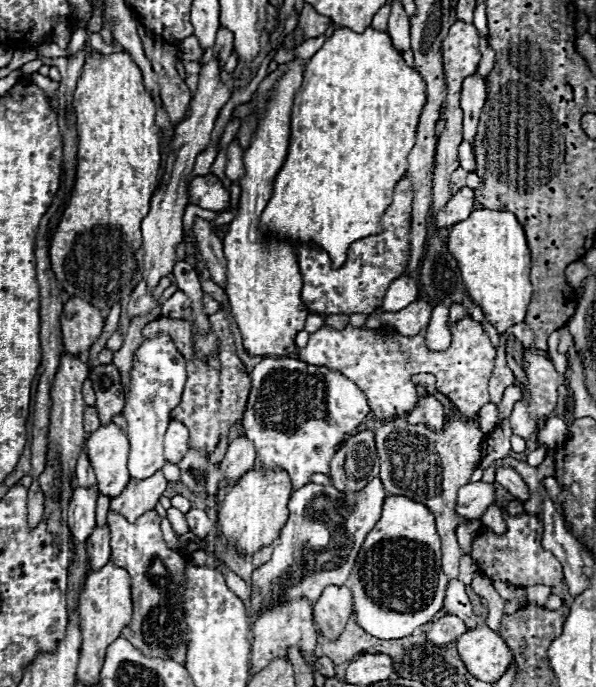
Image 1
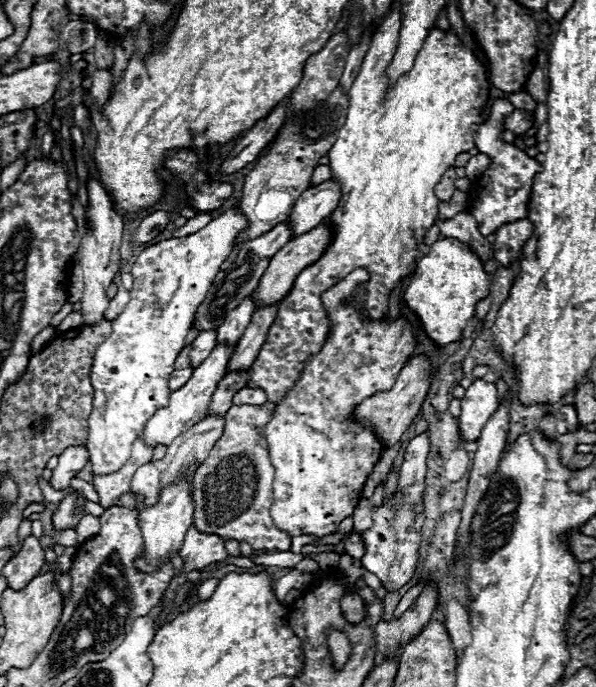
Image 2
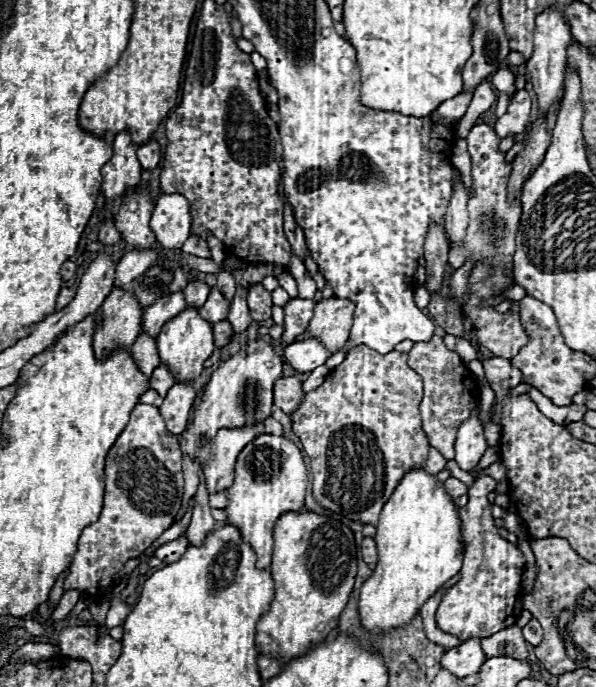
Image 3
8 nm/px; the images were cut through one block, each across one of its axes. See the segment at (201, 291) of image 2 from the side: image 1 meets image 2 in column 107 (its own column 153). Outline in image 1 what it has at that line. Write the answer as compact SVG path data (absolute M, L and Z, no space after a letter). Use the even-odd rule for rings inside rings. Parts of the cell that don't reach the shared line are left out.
M158 334L152 340L144 338L142 346L134 352L134 364L130 372L130 394L122 412L124 418L128 420L130 480L144 480L166 464L162 442L166 428L170 424L170 412L178 406L184 384L186 384L186 362L182 354L178 354L174 342L164 334Z

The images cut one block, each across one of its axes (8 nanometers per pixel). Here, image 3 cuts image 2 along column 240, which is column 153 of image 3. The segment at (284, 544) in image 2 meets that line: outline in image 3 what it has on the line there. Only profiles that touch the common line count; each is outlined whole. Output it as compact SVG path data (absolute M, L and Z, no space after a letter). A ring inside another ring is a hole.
M138 404L132 414L128 426L122 430L114 446L106 456L106 490L104 490L104 506L100 518L82 530L78 550L70 564L70 574L64 582L64 590L80 590L88 596L102 598L110 592L110 578L122 570L124 562L130 558L138 558L164 530L174 524L174 516L182 504L182 452L178 436L166 430L166 450L164 450L164 420L156 406Z

